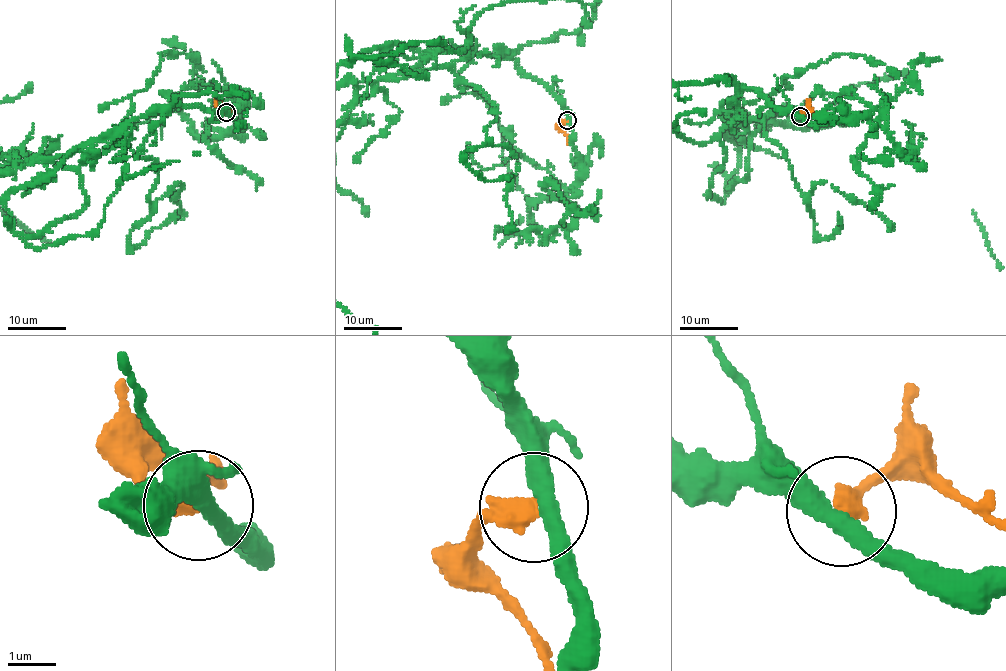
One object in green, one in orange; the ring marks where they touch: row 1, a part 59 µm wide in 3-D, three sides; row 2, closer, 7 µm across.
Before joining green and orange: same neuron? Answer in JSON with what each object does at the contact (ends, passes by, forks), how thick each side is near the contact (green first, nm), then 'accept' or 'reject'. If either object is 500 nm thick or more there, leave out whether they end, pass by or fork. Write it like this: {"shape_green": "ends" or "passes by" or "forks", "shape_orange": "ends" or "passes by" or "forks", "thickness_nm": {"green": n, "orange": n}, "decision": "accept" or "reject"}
{"shape_green": "passes by", "shape_orange": "ends", "thickness_nm": {"green": 360, "orange": 440}, "decision": "reject"}

